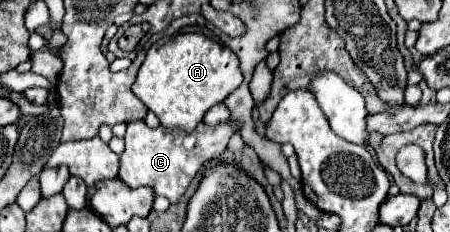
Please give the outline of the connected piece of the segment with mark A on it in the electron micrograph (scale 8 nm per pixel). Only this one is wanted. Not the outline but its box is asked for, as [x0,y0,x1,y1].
[133,31,241,133]

